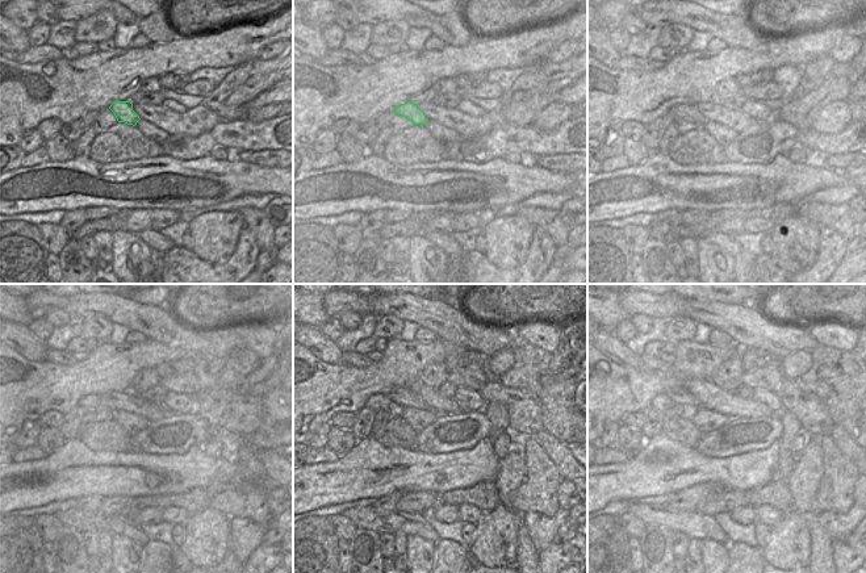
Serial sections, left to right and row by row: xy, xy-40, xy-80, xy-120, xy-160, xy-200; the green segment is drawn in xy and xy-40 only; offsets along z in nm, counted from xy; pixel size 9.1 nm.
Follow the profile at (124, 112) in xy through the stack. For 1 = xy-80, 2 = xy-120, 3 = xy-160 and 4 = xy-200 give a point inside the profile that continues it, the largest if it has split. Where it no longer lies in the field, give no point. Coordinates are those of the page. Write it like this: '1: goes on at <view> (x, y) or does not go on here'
1: goes on at xy-80 (697, 111)
2: goes on at xy-120 (91, 401)
3: goes on at xy-160 (377, 401)
4: goes on at xy-200 (661, 402)

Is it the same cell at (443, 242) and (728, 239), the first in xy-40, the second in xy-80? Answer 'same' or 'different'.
same

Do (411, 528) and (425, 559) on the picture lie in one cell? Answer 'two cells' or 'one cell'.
two cells

